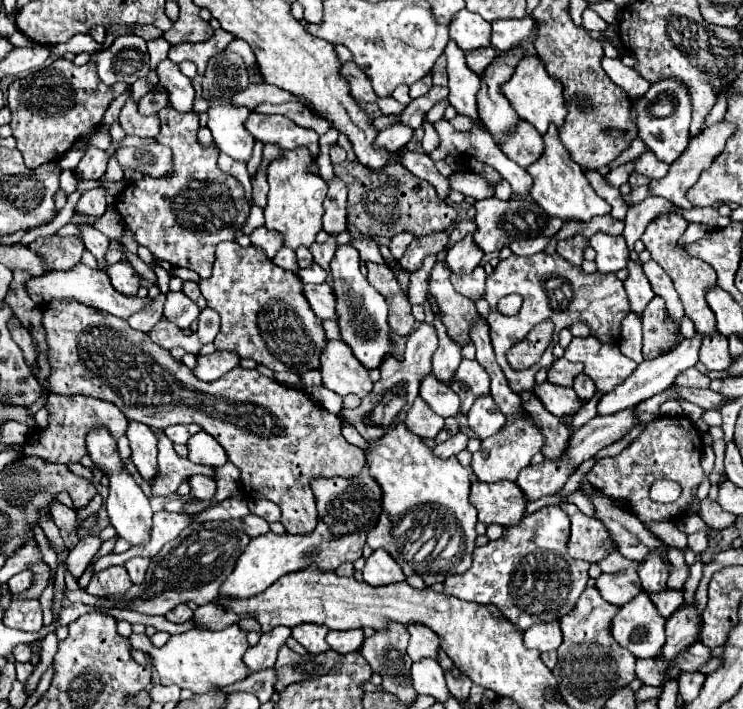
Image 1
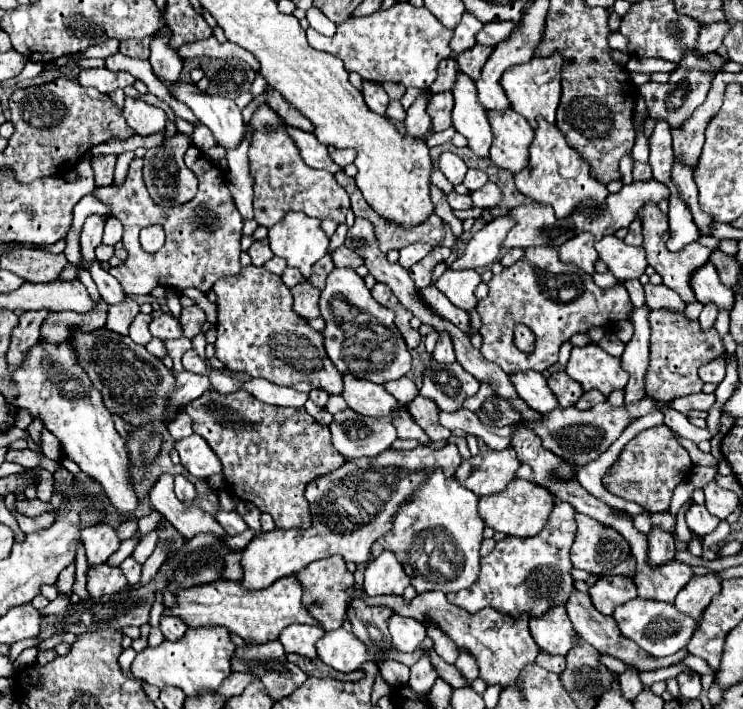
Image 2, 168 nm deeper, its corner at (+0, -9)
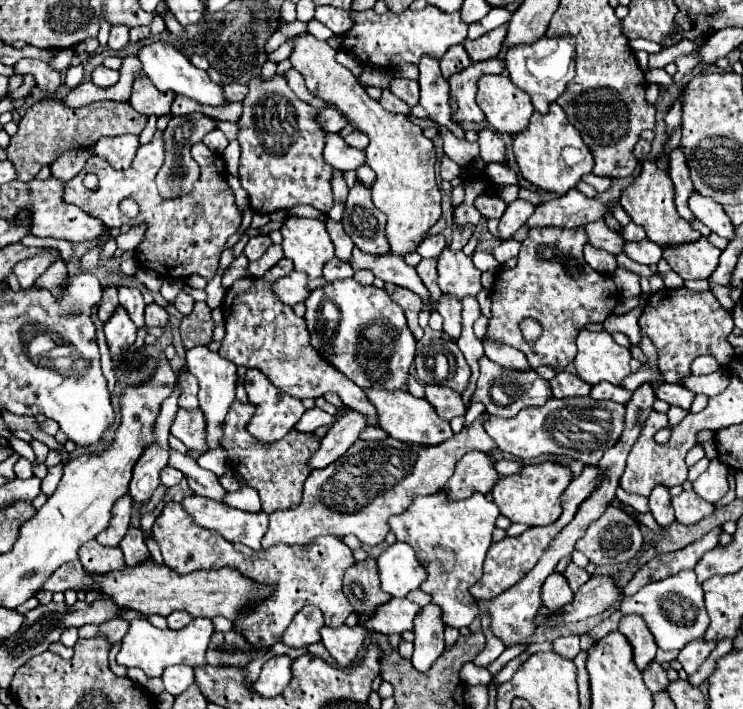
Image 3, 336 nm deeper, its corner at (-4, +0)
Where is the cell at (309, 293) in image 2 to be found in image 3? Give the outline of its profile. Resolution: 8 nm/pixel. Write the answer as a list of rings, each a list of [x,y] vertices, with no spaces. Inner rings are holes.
[[[291,272],[285,278],[279,278],[277,282],[273,282],[273,292],[277,294],[277,298],[281,298],[281,302],[289,306],[303,302],[309,296],[307,276],[301,272]]]

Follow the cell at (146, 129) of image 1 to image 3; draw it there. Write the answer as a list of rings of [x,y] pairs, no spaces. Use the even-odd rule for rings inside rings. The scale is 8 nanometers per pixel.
[[[139,76],[133,82],[129,104],[143,116],[163,116],[169,112],[173,100],[175,94],[171,90],[161,92],[153,86],[153,82],[149,82],[147,76]]]

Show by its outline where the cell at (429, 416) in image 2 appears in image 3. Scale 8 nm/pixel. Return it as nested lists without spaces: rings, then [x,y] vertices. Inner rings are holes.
[[[425,386],[425,400],[429,404],[433,404],[437,414],[445,420],[451,420],[455,416],[465,414],[461,394],[455,392],[455,390],[449,390],[445,386]]]

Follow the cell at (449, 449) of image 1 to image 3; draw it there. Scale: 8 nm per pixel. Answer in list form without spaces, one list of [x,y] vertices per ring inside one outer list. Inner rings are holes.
[[[485,414],[439,446],[421,446],[399,442],[391,436],[385,440],[357,440],[345,456],[329,468],[313,470],[303,486],[301,504],[289,510],[277,510],[269,516],[269,528],[263,536],[263,548],[275,544],[307,544],[317,536],[355,534],[363,544],[375,546],[389,532],[389,518],[401,514],[413,496],[431,496],[439,492],[453,474],[455,464],[471,450],[495,454],[497,444],[483,428]]]

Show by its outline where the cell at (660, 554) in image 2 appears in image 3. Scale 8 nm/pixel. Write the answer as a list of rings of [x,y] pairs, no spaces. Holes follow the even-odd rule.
[[[655,486],[653,494],[649,496],[649,508],[651,508],[655,522],[661,524],[661,526],[669,526],[675,520],[667,486]]]

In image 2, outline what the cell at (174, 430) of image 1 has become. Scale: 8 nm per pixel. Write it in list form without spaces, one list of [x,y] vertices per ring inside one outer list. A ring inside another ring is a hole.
[[[177,415],[177,417],[167,425],[167,429],[169,429],[169,435],[171,435],[173,441],[177,441],[177,439],[185,439],[185,437],[193,435],[191,419],[189,419],[187,415]]]

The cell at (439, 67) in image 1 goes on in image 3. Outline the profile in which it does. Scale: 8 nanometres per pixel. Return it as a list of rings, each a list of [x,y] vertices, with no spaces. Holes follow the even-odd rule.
[[[457,44],[457,46],[449,48],[449,50],[441,56],[441,72],[443,72],[443,76],[445,76],[445,78],[453,76],[455,72],[465,70],[469,64],[471,64],[469,54],[465,52],[465,48],[463,48],[461,44]]]

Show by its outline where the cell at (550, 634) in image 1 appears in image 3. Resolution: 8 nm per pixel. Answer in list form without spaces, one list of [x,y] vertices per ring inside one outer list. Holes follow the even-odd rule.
[[[555,572],[545,580],[541,598],[543,598],[543,606],[557,614],[563,610],[565,604],[569,604],[573,600],[573,592],[569,588],[569,582],[565,582],[565,576]]]

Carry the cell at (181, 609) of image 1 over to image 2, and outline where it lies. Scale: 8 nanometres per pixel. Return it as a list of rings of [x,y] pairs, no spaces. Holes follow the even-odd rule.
[[[163,615],[161,617],[161,631],[167,641],[177,641],[185,635],[187,623],[181,619],[175,619],[175,615]]]

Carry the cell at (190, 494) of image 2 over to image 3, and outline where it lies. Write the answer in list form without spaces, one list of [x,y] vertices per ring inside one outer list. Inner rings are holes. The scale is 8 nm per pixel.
[[[165,466],[165,470],[161,470],[161,484],[163,486],[177,486],[181,482],[183,474],[171,466]]]

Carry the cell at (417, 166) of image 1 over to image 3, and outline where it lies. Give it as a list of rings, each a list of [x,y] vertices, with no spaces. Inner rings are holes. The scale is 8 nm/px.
[[[479,196],[479,198],[475,200],[475,206],[477,206],[477,210],[479,210],[485,218],[497,218],[497,220],[503,216],[503,212],[505,212],[505,208],[507,208],[507,204],[505,204],[501,198],[497,198],[497,196],[493,196],[493,198]]]

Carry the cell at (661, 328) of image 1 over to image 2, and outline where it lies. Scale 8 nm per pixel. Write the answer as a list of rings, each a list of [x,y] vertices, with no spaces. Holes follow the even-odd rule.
[[[665,309],[653,311],[649,315],[649,323],[651,323],[651,355],[649,355],[649,371],[645,375],[645,391],[651,397],[659,397],[659,399],[675,399],[675,397],[685,397],[685,395],[693,395],[699,393],[703,389],[703,381],[697,373],[697,369],[707,363],[709,359],[715,359],[719,355],[723,355],[723,343],[721,337],[717,335],[715,329],[703,333],[699,329],[697,321],[687,321],[685,315],[677,315]]]

